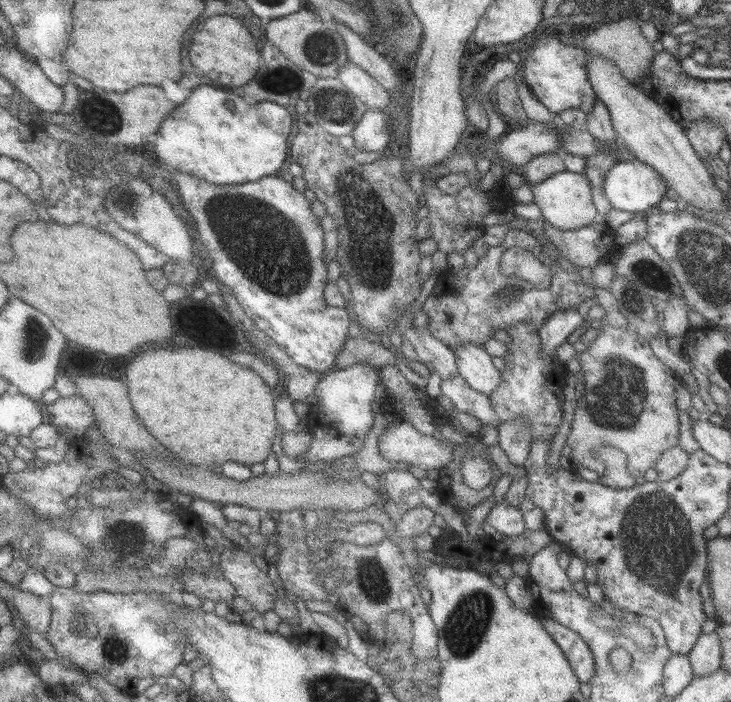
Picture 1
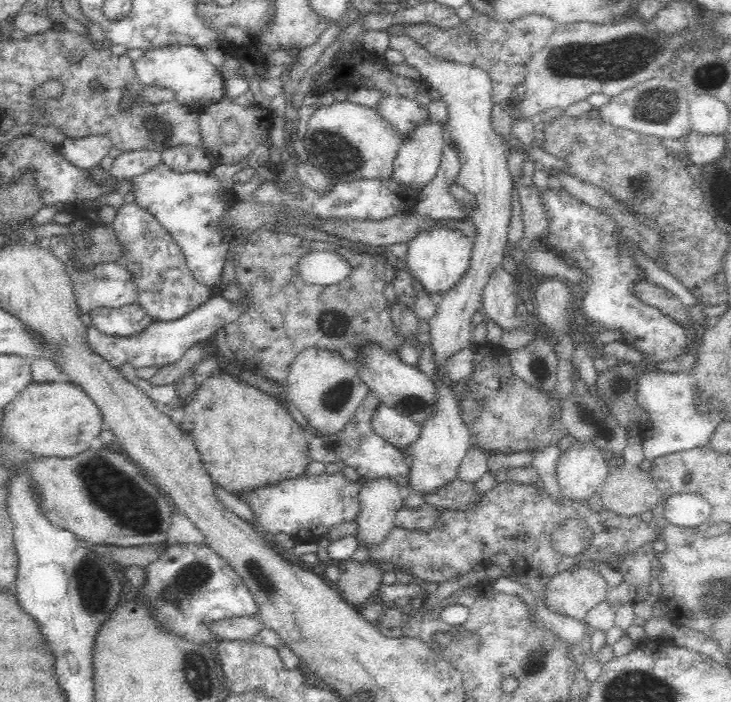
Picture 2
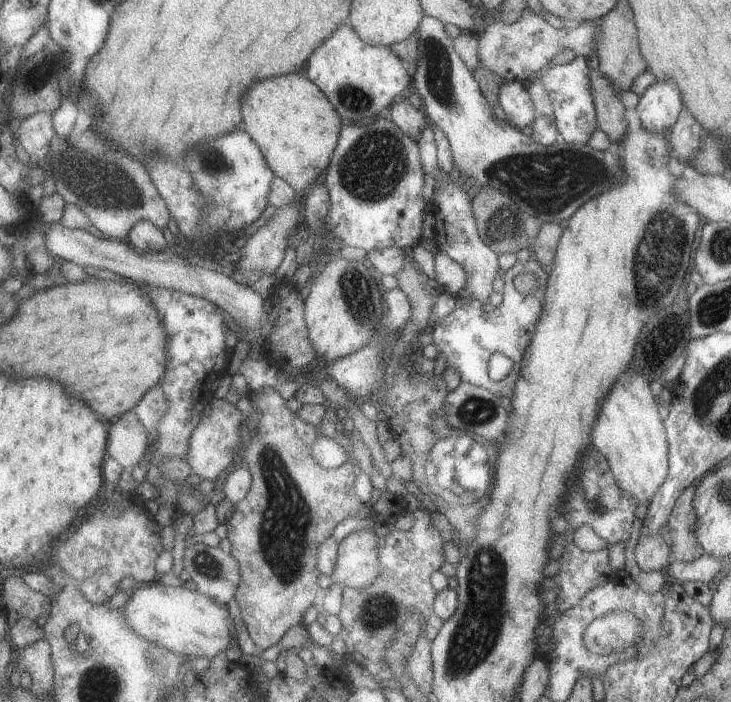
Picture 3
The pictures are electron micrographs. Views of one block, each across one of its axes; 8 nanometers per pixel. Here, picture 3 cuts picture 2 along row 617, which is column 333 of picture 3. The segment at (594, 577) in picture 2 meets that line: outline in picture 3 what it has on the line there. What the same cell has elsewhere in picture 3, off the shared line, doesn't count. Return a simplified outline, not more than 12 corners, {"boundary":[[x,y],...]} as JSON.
{"boundary":[[371,530],[341,542],[331,584],[363,590],[381,574]]}

